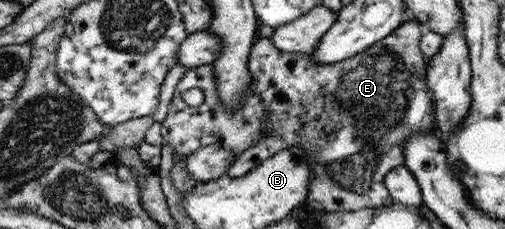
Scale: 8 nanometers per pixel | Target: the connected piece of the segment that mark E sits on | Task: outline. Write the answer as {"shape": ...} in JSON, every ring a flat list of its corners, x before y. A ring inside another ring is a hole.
{"shape":[[403,21,395,32,375,45,333,64,317,64,310,54,286,53,276,47,272,37,261,37,252,47,248,64,252,77,257,80,257,92,267,110,260,130,262,136,254,149,246,149,236,158,226,176,240,178,275,154,296,147,313,151,308,152,308,166,313,168,310,168,312,182,309,183,305,204,315,212,353,212,370,207,391,207,394,201,387,188,387,175,406,162,406,143,414,135,425,134,435,120,433,98,427,94,428,62,420,49,423,33,424,27,417,21]]}

